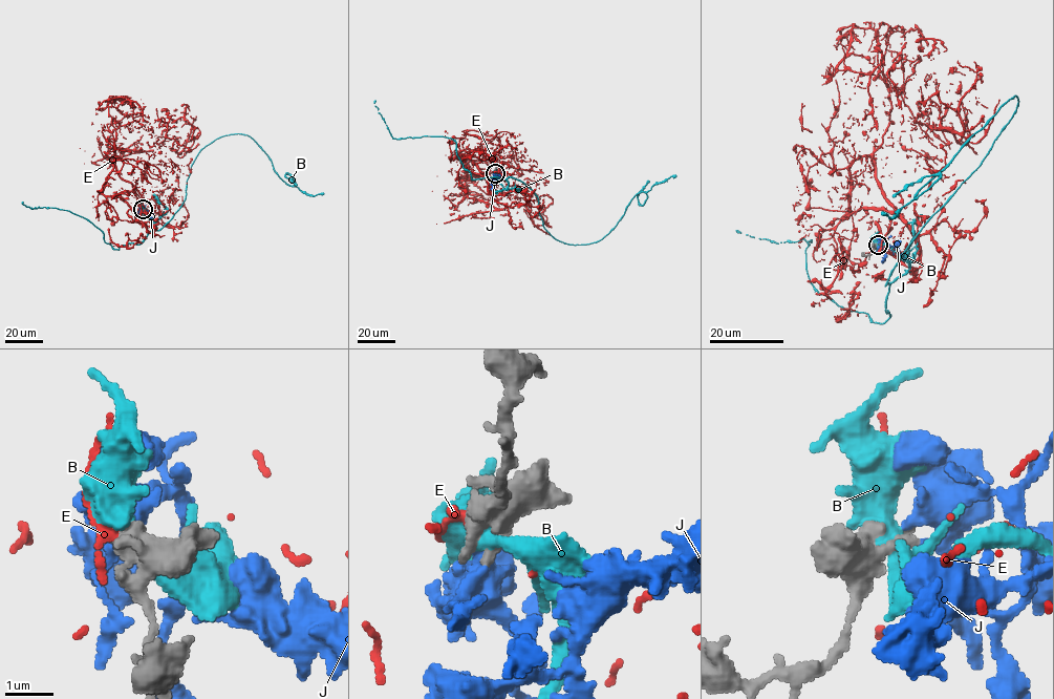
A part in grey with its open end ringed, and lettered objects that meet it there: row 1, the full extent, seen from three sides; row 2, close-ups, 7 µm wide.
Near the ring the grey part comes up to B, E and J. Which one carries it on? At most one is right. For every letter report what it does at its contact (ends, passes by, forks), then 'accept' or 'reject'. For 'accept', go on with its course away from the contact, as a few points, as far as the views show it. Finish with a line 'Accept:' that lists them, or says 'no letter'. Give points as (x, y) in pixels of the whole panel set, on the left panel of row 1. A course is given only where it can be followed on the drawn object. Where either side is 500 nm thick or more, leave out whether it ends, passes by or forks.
B: it passes by; reject
E: it ends there; reject
J: it passes by; accept
Accept: J

